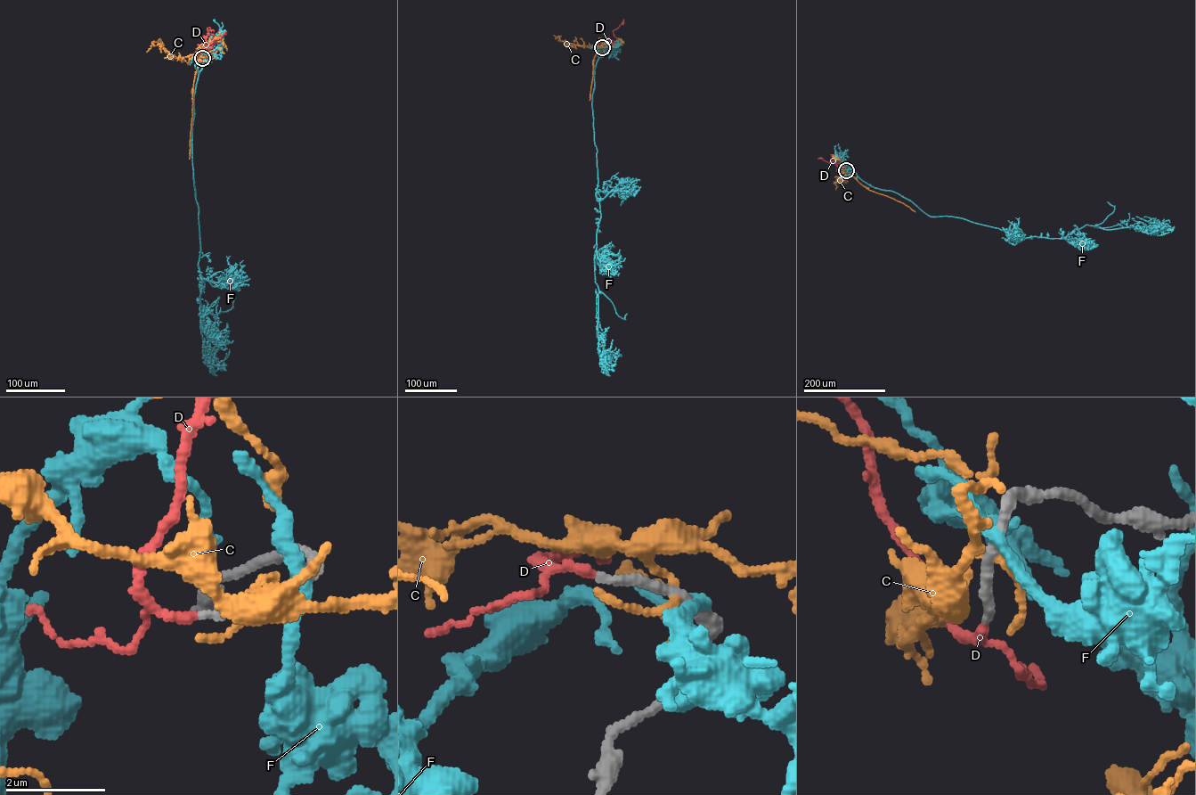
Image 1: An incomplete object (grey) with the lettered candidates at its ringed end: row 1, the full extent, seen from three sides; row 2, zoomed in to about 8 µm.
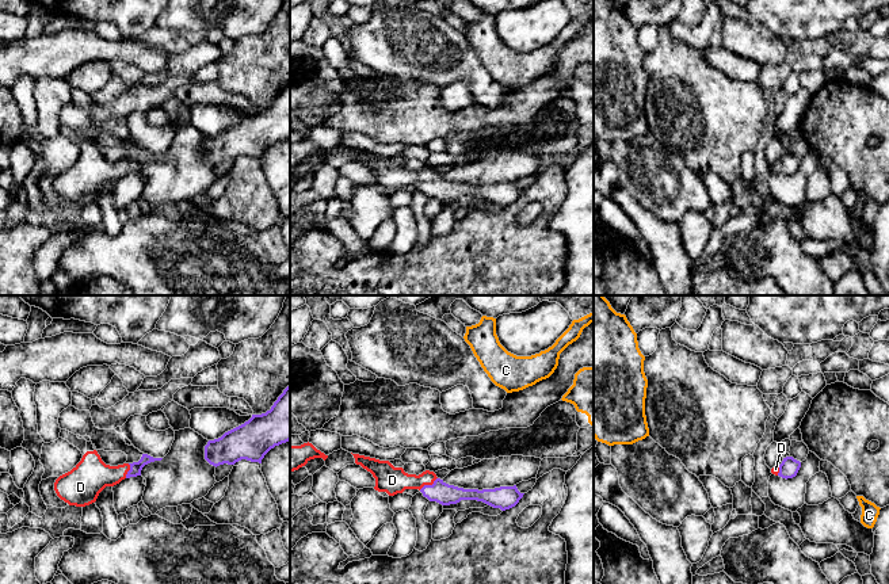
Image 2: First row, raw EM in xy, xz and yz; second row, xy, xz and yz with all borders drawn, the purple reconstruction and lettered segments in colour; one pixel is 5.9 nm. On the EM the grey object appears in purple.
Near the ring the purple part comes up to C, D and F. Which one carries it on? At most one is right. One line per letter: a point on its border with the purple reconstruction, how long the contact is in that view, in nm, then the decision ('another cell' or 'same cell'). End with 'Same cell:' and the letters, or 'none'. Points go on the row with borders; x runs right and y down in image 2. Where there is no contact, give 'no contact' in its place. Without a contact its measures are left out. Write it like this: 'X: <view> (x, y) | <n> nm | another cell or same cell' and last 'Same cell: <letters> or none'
C: no contact | another cell
D: xz (428, 485) | 130 nm | same cell
F: no contact | another cell
Same cell: D

